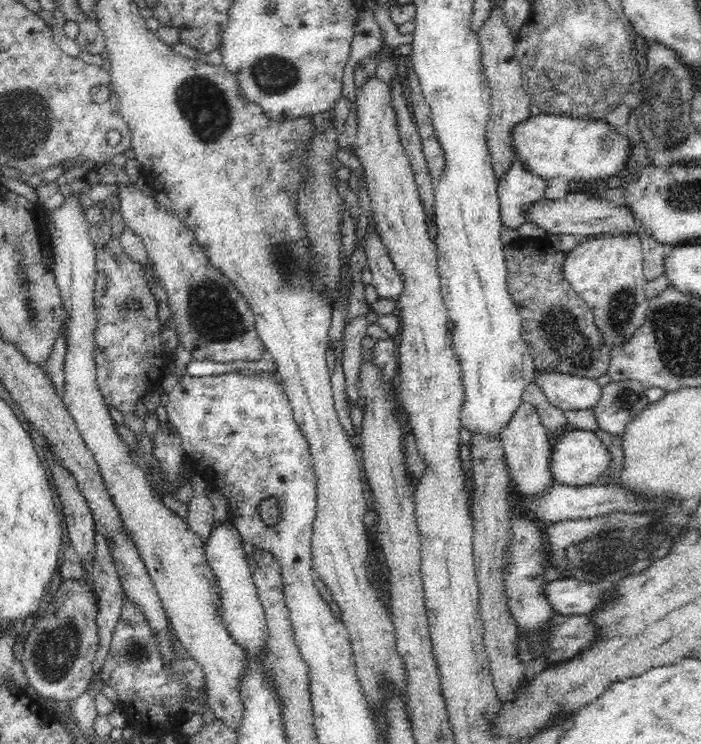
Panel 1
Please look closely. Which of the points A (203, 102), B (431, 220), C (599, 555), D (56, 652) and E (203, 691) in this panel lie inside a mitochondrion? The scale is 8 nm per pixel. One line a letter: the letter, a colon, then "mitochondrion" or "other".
A: mitochondrion
B: other
C: mitochondrion
D: mitochondrion
E: other

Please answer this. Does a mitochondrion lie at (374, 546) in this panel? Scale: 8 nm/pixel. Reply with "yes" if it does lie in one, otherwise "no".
no

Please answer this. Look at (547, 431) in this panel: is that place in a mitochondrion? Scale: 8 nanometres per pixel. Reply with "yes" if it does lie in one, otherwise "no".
no

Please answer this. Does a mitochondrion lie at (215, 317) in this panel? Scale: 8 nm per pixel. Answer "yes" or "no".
yes

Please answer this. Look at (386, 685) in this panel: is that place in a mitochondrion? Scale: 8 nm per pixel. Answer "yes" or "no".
no

